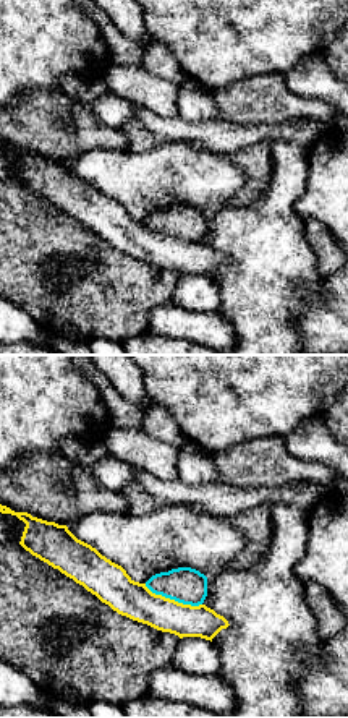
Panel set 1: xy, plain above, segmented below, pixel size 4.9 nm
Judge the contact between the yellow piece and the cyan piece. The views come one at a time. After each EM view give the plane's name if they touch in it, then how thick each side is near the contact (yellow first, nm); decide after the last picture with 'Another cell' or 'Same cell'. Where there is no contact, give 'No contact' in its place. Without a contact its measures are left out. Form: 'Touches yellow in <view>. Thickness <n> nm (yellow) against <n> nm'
Touches yellow in xy. Thickness 180 nm (yellow) against 180 nm

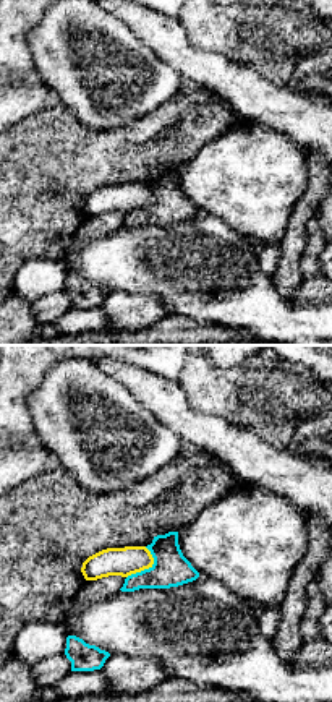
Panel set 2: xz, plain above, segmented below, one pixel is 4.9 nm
Touches yellow in xz. Thickness 140 nm (yellow) against 180 nm

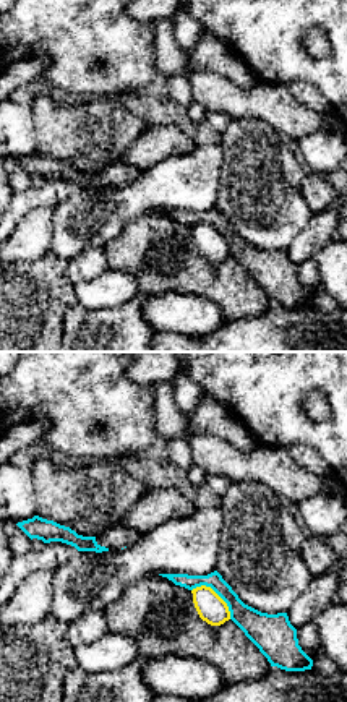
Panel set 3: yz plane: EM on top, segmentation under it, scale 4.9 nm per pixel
Touches yellow in yz. Thickness 140 nm (yellow) against 140 nm

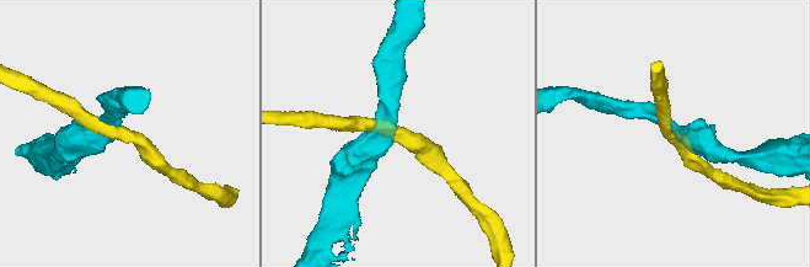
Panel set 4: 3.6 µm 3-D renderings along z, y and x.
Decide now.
Another cell

